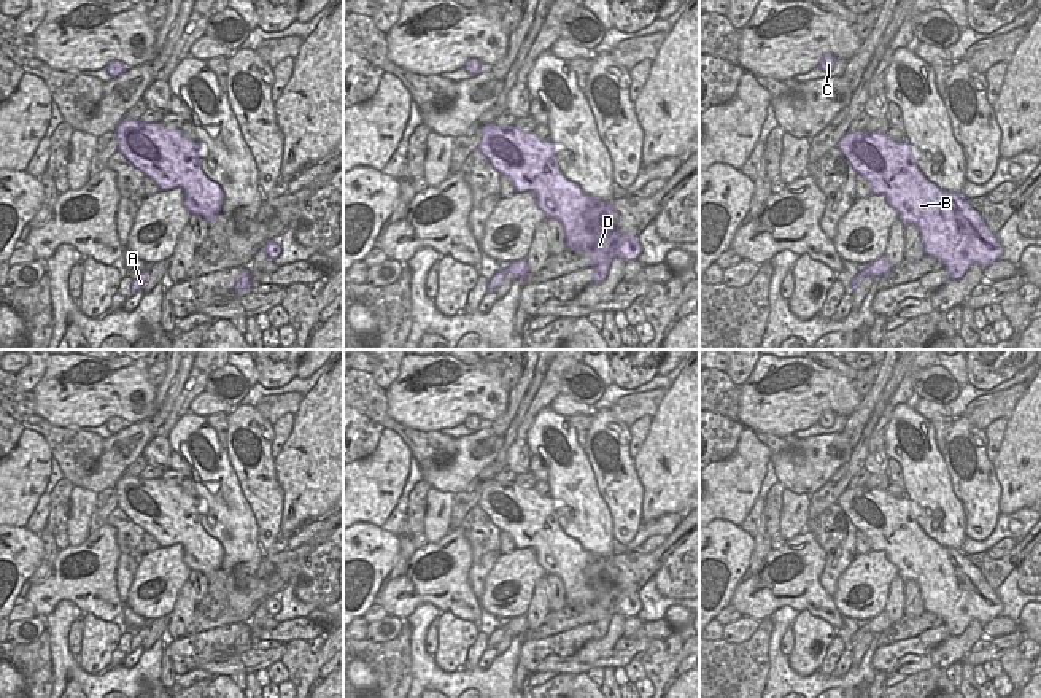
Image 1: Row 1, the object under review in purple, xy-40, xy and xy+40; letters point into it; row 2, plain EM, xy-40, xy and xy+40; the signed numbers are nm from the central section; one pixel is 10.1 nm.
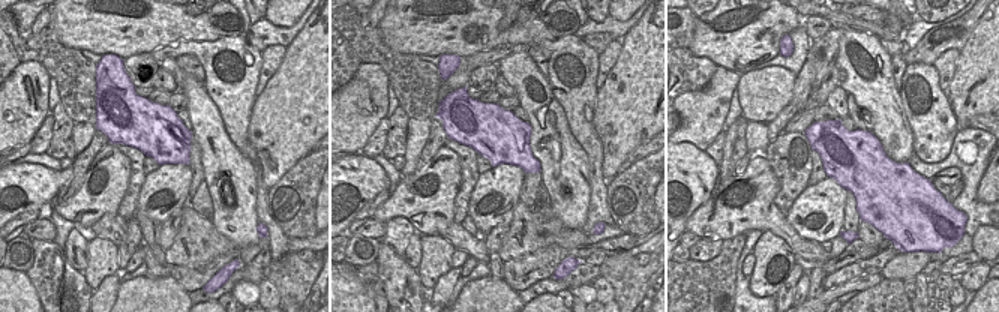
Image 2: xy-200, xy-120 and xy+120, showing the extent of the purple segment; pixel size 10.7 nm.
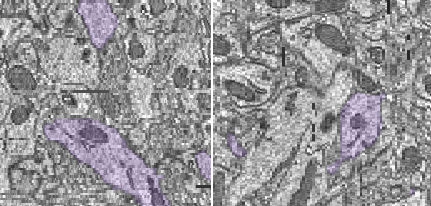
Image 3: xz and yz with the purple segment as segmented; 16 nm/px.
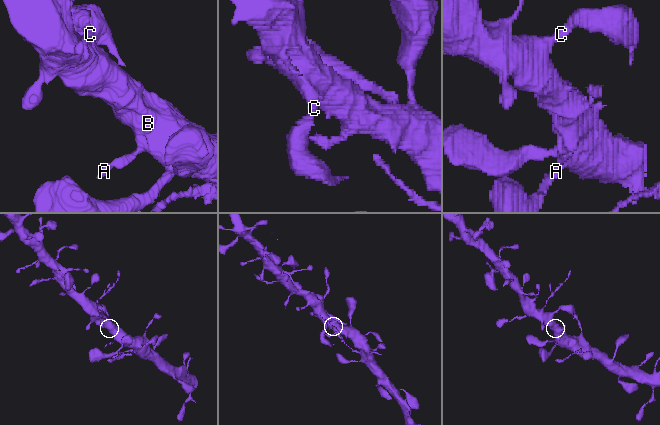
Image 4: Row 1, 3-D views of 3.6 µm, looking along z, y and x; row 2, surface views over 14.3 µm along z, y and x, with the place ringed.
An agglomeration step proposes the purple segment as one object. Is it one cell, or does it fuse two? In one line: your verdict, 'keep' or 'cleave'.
keep

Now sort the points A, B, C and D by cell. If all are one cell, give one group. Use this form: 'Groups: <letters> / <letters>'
Groups: A B C D.

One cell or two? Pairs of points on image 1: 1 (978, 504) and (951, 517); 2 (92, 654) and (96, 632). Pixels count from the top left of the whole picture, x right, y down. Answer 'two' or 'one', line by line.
1: two
2: one

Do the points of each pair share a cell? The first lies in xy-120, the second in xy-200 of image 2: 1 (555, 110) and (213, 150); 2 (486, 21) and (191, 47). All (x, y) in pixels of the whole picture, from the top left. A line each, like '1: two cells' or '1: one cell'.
1: one cell
2: two cells

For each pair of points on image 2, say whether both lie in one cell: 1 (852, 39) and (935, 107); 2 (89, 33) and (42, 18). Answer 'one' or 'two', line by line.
1: two
2: two

